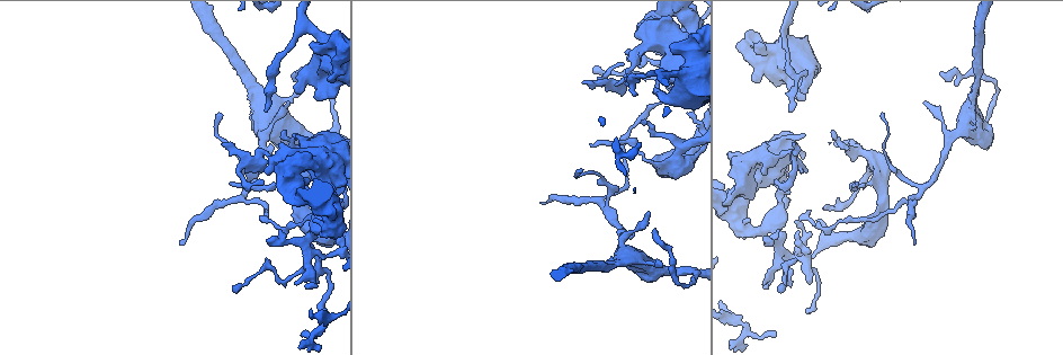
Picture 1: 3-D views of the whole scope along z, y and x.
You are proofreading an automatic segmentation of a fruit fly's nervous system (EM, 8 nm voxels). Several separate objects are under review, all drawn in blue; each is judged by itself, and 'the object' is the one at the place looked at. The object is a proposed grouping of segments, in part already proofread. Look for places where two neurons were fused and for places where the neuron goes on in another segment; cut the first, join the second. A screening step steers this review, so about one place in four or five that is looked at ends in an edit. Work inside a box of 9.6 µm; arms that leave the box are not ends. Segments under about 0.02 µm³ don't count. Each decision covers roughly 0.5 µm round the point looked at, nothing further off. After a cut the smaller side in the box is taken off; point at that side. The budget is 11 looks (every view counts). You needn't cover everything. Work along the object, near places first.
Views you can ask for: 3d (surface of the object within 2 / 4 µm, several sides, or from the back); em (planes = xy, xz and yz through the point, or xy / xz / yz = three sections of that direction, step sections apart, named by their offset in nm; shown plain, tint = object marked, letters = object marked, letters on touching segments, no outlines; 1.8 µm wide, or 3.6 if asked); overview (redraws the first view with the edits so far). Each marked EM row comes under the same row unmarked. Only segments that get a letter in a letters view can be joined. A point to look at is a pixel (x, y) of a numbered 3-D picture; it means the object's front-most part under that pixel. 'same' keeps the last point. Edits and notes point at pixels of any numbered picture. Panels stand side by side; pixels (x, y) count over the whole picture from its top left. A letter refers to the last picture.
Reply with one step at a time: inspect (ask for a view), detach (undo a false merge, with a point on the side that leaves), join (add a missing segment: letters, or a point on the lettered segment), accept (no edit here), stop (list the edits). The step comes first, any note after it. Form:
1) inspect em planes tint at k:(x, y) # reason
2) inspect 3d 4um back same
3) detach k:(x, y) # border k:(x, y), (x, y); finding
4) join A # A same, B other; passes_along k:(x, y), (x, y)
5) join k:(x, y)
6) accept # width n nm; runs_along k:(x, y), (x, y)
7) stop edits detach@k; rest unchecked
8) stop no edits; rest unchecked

inspect em yz step 16 tint at 1:(763, 282) # free end

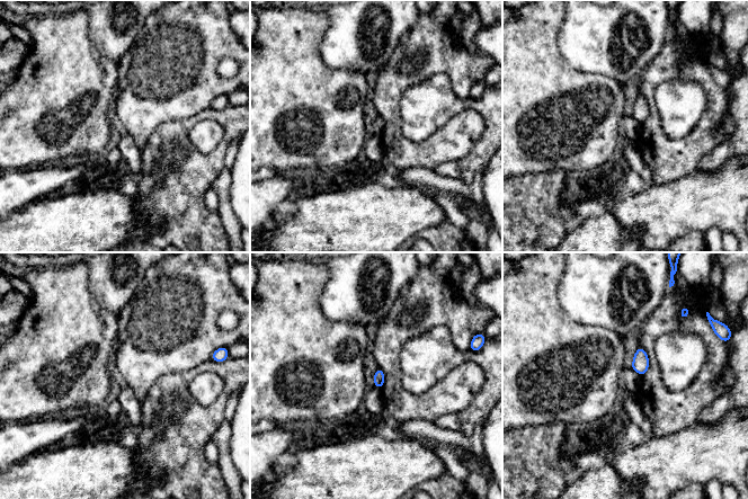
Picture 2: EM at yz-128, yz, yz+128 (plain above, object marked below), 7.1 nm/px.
inspect em yz step 16 letters same

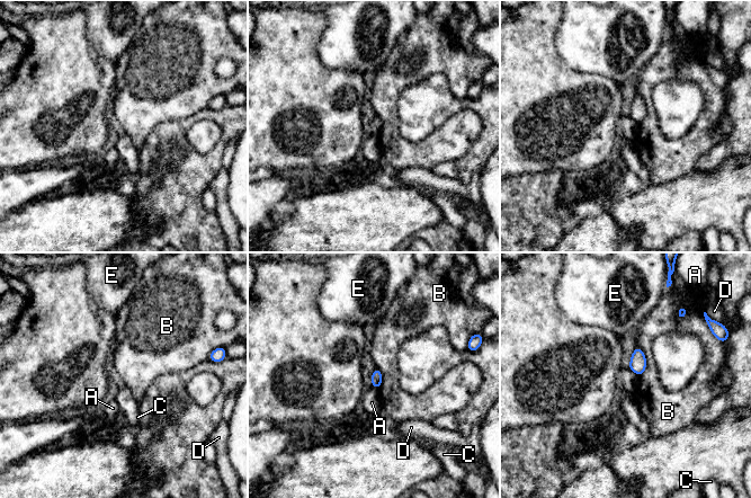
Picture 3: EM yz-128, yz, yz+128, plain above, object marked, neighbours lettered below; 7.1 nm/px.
accept # A other, B other, C other, D other, E other; border 3:(636, 346), (645, 358), (640, 376); no lettered segment goes on from it

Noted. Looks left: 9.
inspect em xy step 4 tint at 1:(180, 243) # branch stops here

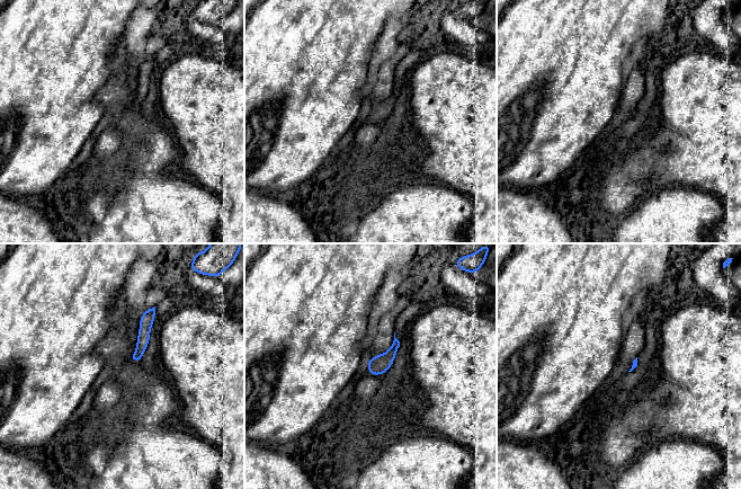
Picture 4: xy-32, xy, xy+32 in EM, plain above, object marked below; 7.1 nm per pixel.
inspect em planes letters same

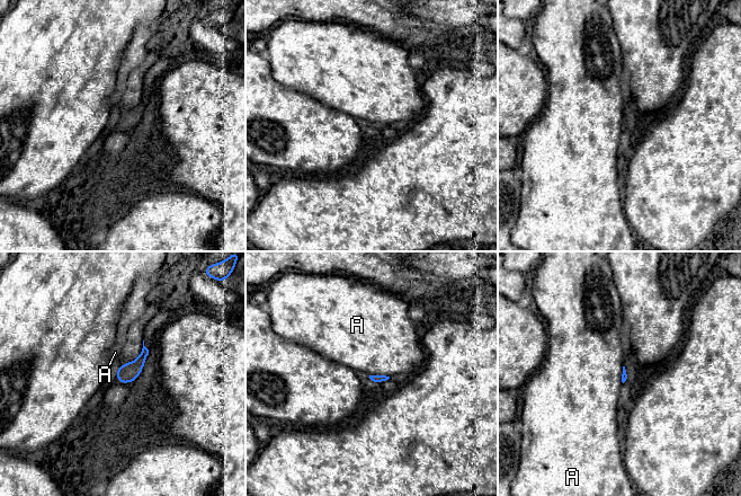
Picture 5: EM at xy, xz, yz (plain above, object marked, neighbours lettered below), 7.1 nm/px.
accept # A other; border 5:(369, 374), (385, 374), (389, 377); no lettered segment goes on from it

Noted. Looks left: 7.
inspect 3d 2um at 1:(877, 164) # sharp bend

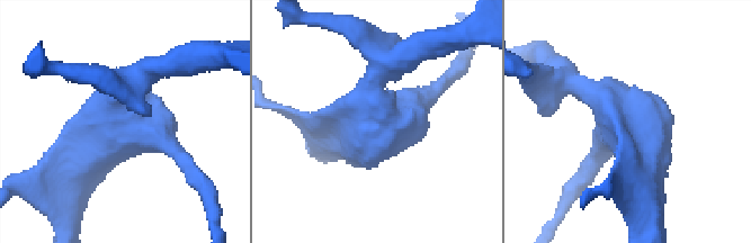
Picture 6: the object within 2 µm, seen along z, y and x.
inspect em planes letters at 6:(632, 128) # arms 3

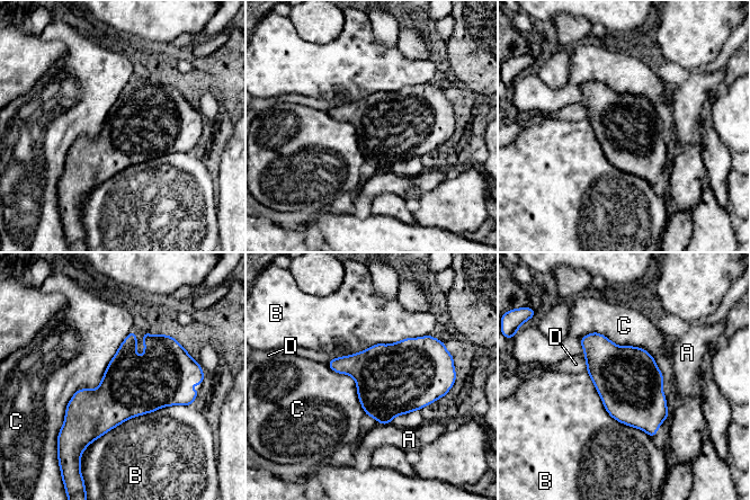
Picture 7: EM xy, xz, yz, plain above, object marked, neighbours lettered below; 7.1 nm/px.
join A # A same, B other, C other, D other; the neuron continues

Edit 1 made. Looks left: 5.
inspect 3d 4um back at 1:(267, 110) # free end

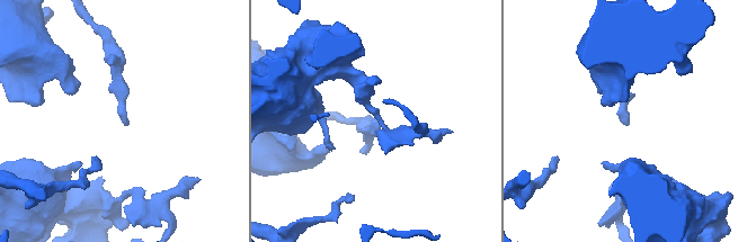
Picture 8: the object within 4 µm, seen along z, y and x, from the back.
inspect em planes letters at 8:(628, 122)

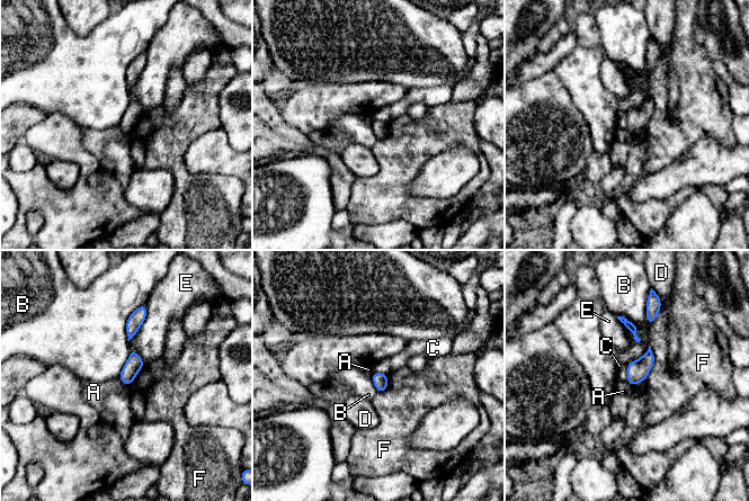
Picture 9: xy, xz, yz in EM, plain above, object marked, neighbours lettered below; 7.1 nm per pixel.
accept # A other, B other, C other, D other, E other, F other; border 9:(626, 366), (627, 379); no lettered segment goes on from it

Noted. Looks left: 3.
stop edits join@7; rest unchecked

